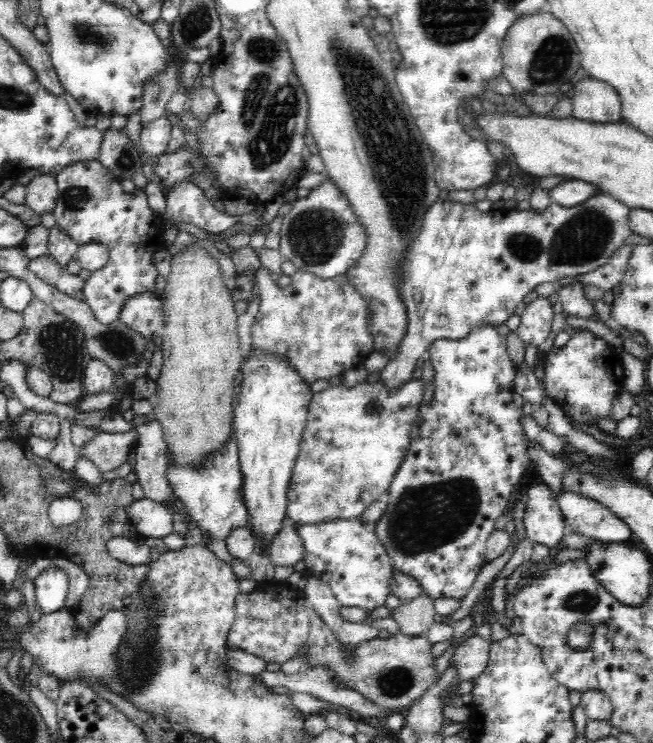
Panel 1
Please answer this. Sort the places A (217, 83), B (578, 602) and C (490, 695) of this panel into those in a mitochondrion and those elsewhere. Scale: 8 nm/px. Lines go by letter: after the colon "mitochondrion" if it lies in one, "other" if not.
A: other
B: mitochondrion
C: other

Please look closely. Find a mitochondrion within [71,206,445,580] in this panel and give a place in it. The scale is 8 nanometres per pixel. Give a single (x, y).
(121, 346)

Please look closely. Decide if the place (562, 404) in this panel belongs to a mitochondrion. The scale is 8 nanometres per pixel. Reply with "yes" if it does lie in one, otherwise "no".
no

